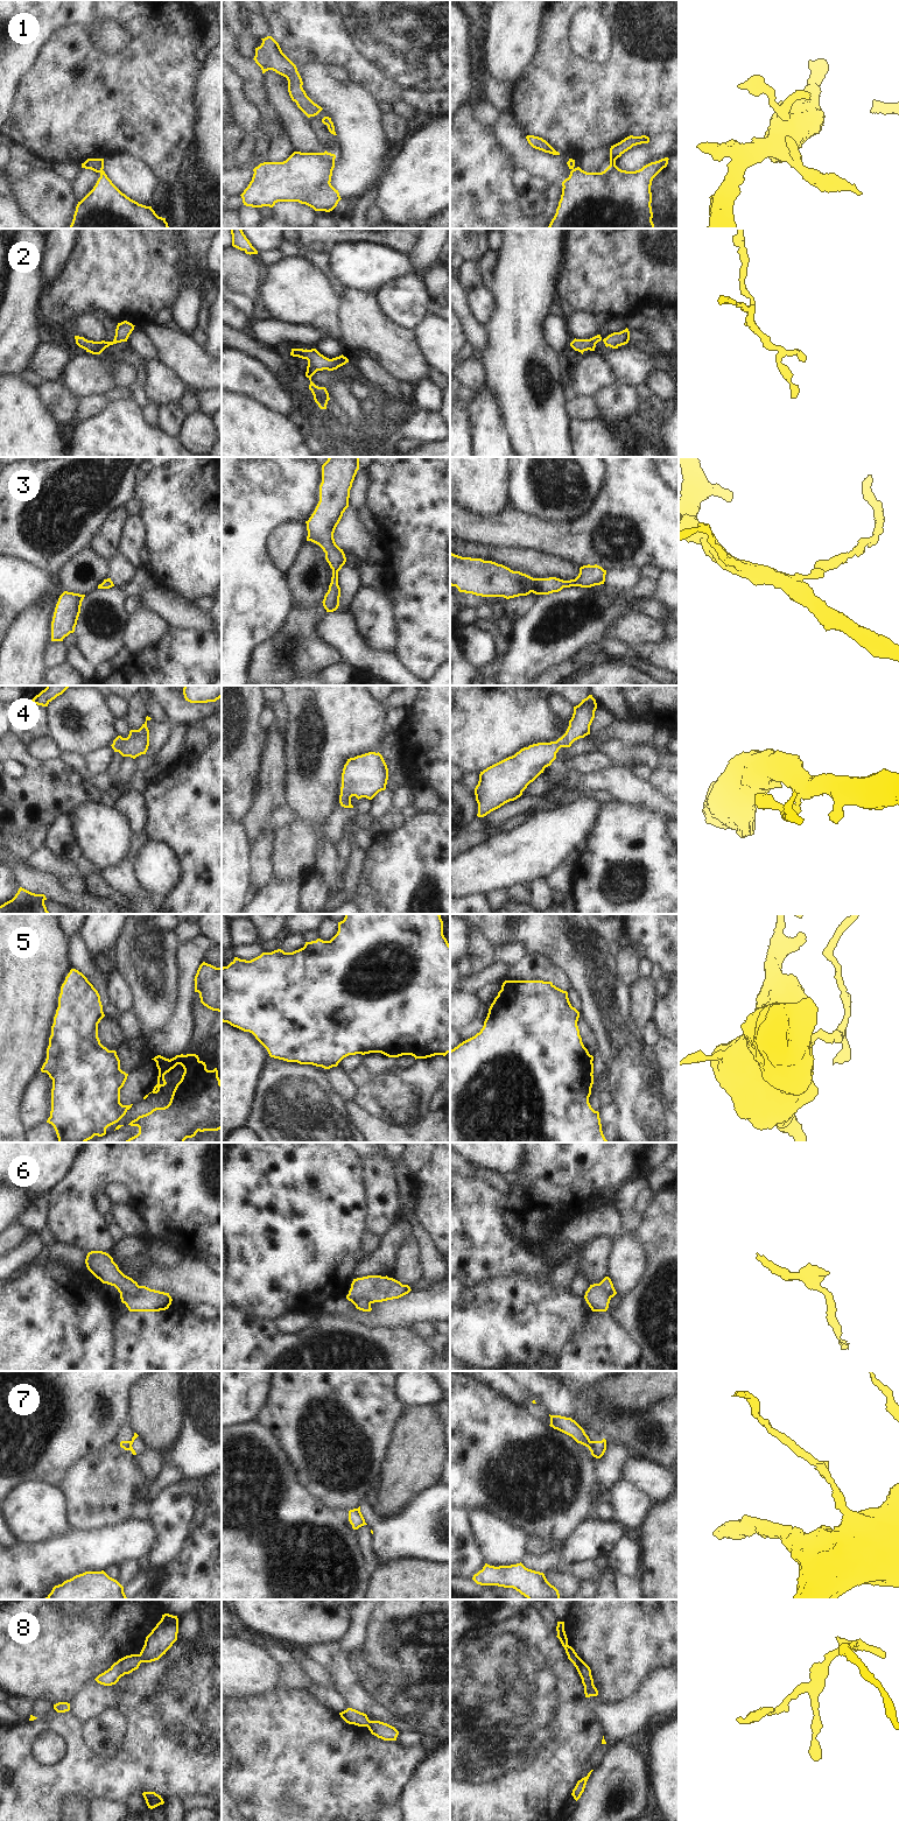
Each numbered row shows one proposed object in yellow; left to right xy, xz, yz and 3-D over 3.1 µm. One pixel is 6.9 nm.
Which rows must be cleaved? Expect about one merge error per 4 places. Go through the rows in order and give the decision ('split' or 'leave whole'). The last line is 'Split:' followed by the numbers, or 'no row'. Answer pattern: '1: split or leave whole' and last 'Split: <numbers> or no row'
1: leave whole
2: leave whole
3: leave whole
4: leave whole
5: split
6: split
7: split
8: split
Split: 5, 6, 7, 8

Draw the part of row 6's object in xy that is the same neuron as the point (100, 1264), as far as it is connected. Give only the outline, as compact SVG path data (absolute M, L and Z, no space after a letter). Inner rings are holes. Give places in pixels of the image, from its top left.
M91 1251L86 1256L85 1264L97 1279L103 1284L114 1286L119 1293L138 1293L138 1282L125 1275L108 1253Z

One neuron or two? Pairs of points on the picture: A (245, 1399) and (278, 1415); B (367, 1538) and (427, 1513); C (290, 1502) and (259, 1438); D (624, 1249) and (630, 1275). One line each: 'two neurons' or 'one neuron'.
A: two neurons
B: two neurons
C: one neuron
D: one neuron

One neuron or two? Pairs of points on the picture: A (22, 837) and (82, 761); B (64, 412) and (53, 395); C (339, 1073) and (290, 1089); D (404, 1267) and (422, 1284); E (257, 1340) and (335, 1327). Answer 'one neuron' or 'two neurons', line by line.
A: two neurons
B: one neuron
C: two neurons
D: two neurons
E: one neuron

